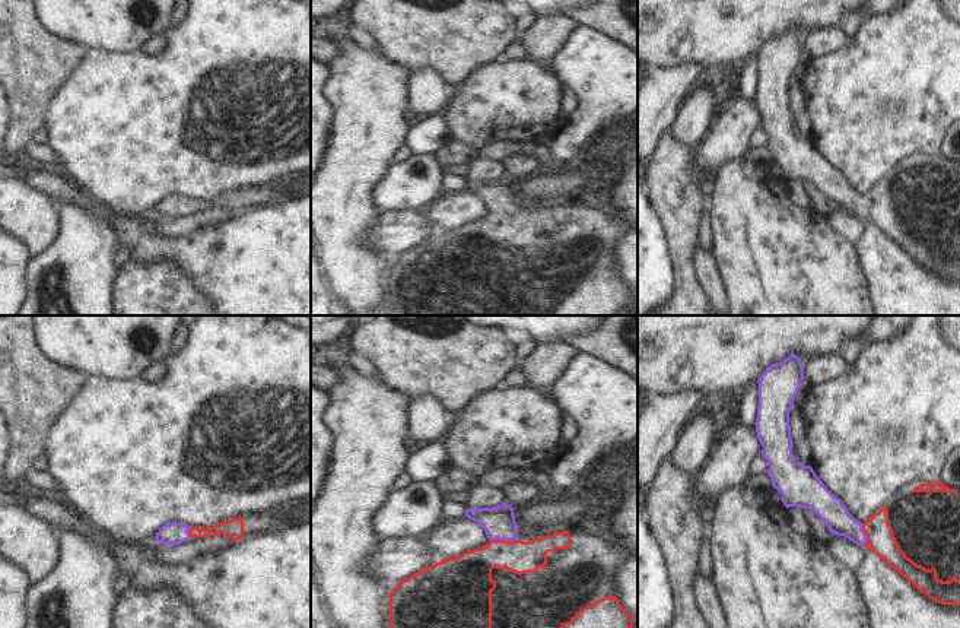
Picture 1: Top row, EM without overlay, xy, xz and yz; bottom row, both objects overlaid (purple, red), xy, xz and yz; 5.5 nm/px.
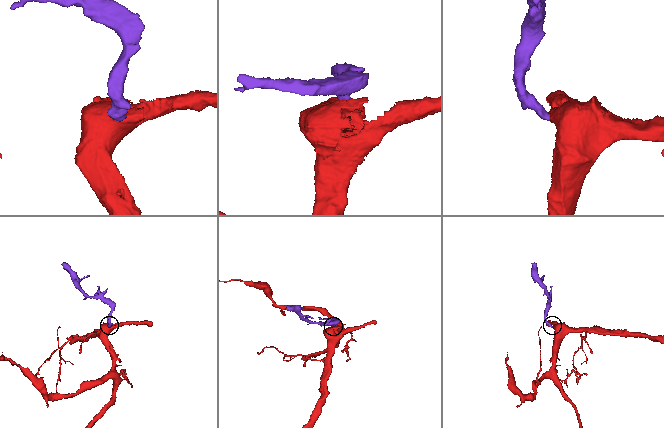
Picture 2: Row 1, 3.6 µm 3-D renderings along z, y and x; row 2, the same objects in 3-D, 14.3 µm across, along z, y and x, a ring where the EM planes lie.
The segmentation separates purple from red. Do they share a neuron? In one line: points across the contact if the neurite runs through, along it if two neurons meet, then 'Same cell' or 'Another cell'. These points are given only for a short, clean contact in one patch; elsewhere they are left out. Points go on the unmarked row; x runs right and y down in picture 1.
Path across: xz (499, 194), (502, 212), (471, 246). Same cell.

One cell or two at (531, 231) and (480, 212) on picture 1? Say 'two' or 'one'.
two

